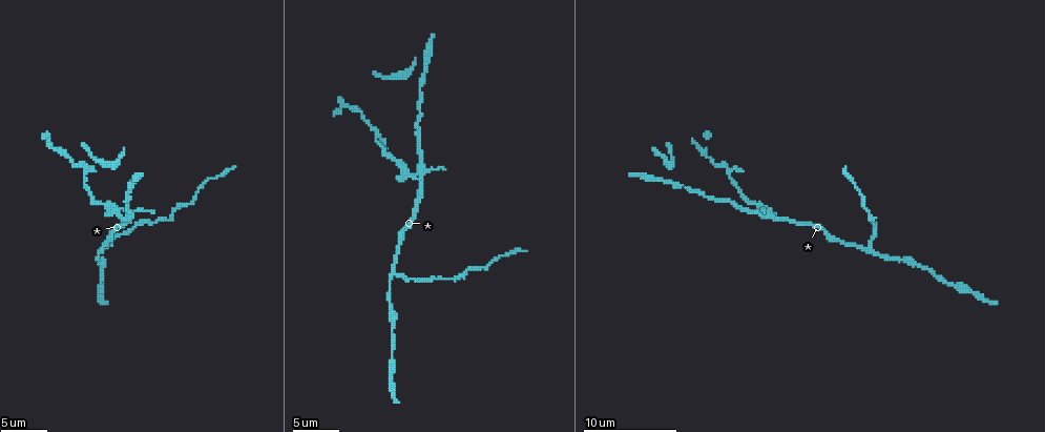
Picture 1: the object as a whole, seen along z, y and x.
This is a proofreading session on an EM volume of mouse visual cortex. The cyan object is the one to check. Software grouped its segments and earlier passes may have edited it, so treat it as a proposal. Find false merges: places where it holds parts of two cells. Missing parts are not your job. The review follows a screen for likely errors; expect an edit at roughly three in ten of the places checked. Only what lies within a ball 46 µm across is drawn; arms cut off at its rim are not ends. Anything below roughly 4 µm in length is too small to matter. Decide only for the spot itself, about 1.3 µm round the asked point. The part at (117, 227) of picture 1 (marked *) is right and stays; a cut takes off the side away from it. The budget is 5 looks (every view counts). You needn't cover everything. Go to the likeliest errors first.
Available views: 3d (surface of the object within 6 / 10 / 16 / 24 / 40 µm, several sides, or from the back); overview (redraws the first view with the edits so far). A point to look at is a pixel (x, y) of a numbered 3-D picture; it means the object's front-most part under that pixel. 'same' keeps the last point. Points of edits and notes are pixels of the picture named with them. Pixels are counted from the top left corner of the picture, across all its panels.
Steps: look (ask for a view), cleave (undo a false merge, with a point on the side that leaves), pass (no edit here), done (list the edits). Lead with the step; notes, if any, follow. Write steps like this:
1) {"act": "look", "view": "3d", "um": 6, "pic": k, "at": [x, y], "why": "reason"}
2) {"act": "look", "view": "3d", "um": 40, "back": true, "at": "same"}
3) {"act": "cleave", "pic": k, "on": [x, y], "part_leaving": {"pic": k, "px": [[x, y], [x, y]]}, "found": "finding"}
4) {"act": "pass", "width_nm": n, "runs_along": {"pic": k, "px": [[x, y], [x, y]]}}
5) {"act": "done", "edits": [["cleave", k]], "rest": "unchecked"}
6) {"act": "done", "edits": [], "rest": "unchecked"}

{"act": "look", "view": "3d", "um": 16, "pic": 1, "at": [418, 172], "why": "two arms in line, one across"}

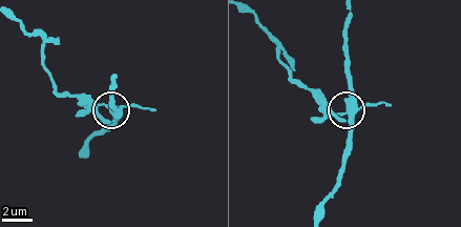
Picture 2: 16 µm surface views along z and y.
{"act": "cleave", "pic": 2, "on": [96, 110], "arms": 3, "found": "a second cell is stuck on"}

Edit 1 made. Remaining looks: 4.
{"act": "look", "view": "overview"}

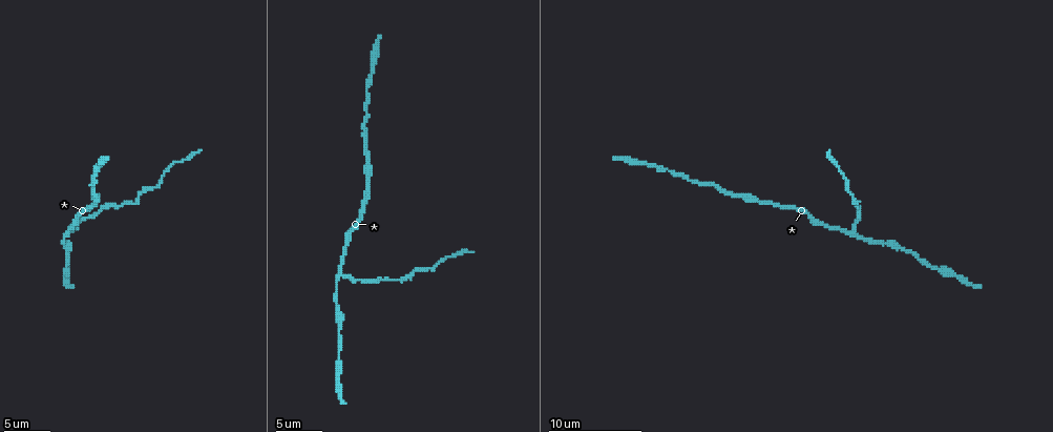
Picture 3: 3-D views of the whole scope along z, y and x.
{"act": "look", "view": "3d", "um": 10, "pic": 3, "at": [853, 235], "why": "three arms meet"}

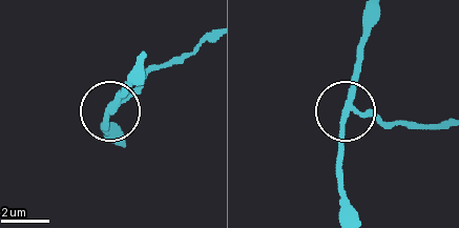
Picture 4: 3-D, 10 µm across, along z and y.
{"act": "look", "view": "3d", "um": 6, "pic": 4, "at": [112, 105]}

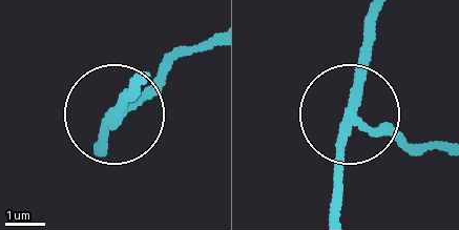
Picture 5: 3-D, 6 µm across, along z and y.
{"act": "cleave", "pic": 5, "on": [160, 74], "width_nm": 220, "part_leaving": {"pic": 5, "px": [[125, 112], [172, 66], [212, 46]]}, "found": "two cells meet here"}

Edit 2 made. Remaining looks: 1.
{"act": "look", "view": "3d", "um": 10, "pic": 3, "at": [366, 111], "why": "a narrow waist"}

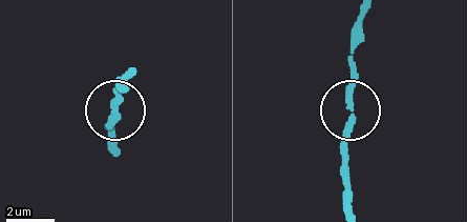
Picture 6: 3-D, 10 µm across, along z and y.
{"act": "pass", "runs_along": {"pic": 6, "px": [[351, 208], [344, 142], [351, 124], [351, 54]]}, "found": "all the same cell"}

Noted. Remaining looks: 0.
{"act": "done", "edits": [["cleave", 2], ["cleave", 5]], "rest": "unchecked"}

